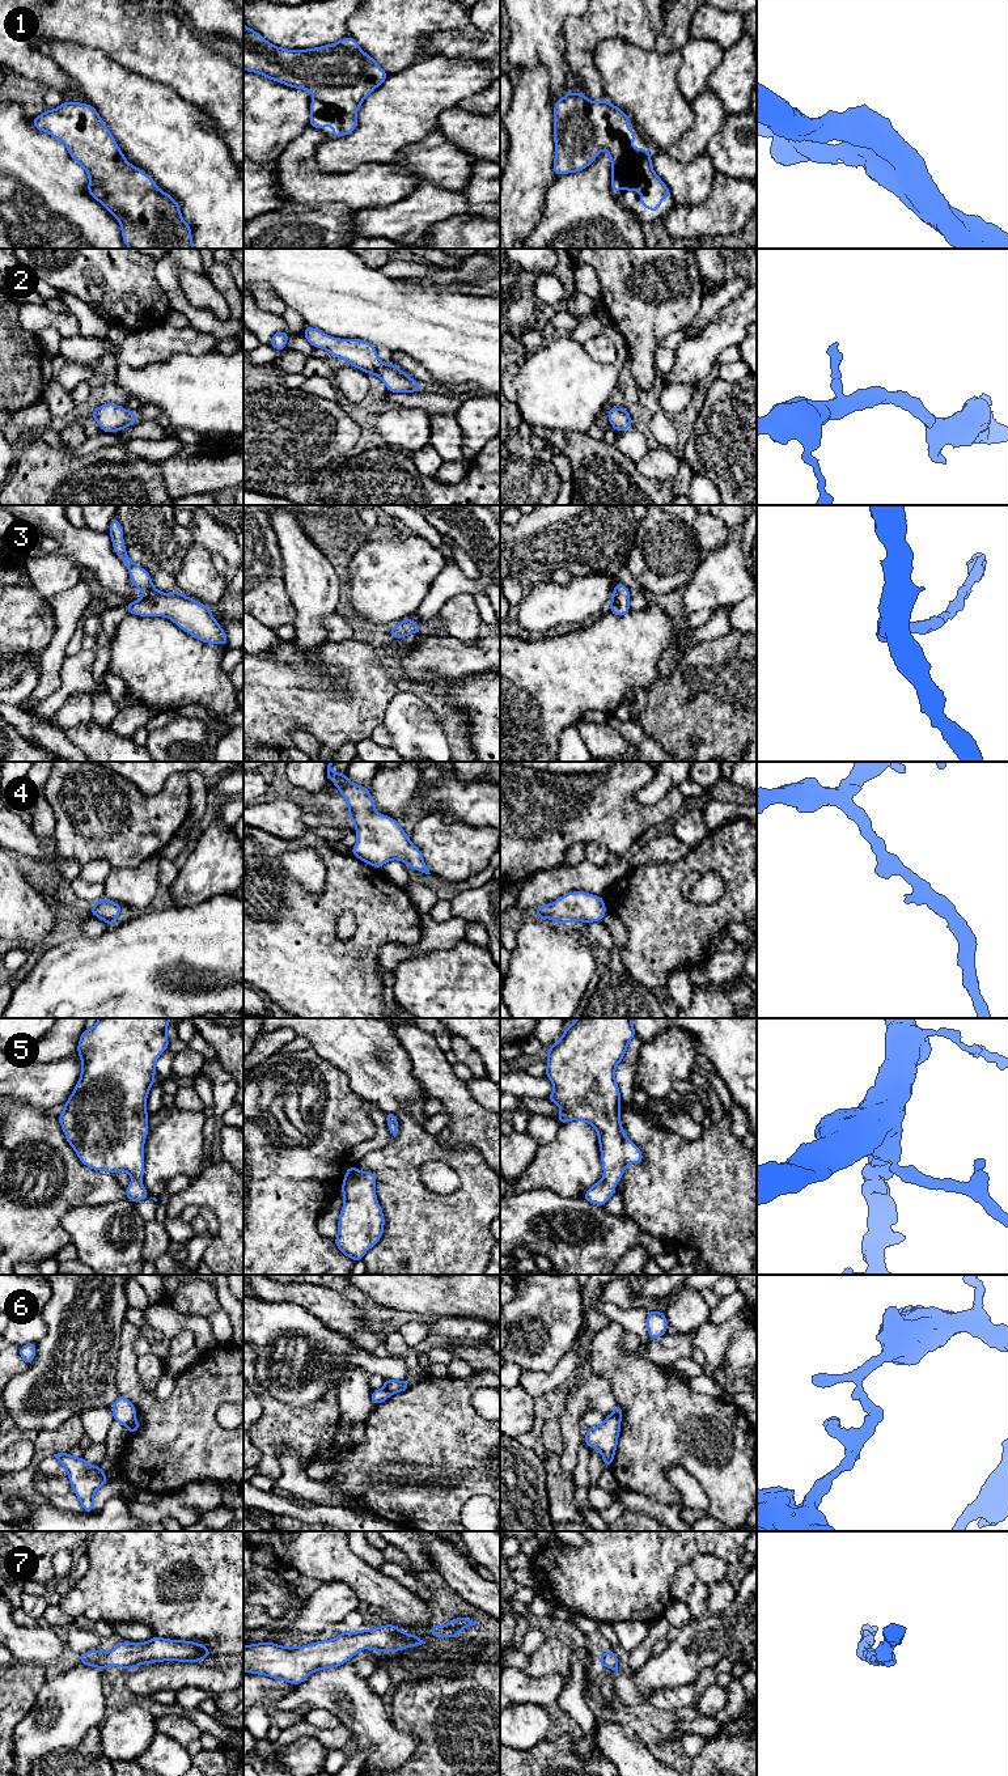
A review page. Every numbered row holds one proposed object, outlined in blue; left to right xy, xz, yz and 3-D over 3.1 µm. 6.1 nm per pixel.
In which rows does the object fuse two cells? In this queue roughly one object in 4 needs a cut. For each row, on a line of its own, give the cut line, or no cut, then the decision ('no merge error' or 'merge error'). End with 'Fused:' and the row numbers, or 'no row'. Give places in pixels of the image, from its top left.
1: cut none; no merge error
2: cut none; no merge error
3: cut none; no merge error
4: cut none; no merge error
5: cut none; no merge error
6: cut xz (384, 1386), (390, 1394); merge error
7: cut none; no merge error
Fused: 6

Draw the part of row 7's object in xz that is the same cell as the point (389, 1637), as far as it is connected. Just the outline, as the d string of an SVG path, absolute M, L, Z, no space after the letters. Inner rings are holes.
M387 1625L359 1632L344 1631L333 1640L291 1648L271 1641L243 1646L243 1671L301 1684L309 1674L335 1669L368 1648L374 1652L399 1652L425 1644L418 1635Z

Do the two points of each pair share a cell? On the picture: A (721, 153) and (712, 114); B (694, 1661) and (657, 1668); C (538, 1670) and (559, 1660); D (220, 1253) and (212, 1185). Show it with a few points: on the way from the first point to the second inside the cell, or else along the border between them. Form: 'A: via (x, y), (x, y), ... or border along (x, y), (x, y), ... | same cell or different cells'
A: border along (727, 115), (704, 152) | different cells
B: via (685, 1661), (673, 1668), (666, 1668) | same cell
C: via (543, 1665), (549, 1660), (554, 1660) | same cell
D: via (227, 1236), (227, 1202) | same cell

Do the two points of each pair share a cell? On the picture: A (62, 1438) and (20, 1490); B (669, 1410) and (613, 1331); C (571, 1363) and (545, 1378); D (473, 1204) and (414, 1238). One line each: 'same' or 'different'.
A: same
B: same
C: same
D: same

